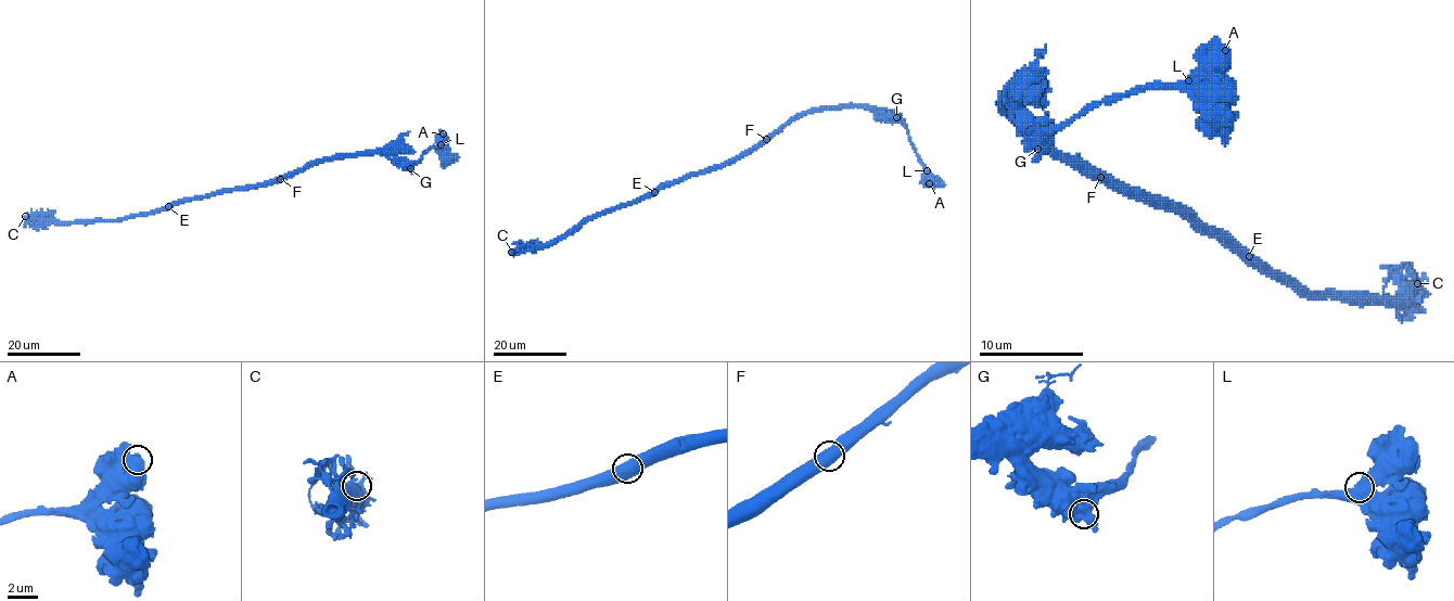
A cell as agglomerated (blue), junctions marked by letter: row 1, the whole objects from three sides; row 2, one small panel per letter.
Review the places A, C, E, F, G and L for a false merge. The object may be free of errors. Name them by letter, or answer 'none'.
none

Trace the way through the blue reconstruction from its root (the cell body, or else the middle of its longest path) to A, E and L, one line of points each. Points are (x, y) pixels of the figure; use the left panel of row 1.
A: (393, 149), (399, 157), (416, 162), (430, 148), (437, 145), (443, 133)
E: (393, 149), (320, 158), (265, 182), (176, 201), (168, 206)
L: (393, 149), (399, 157), (416, 162), (430, 148), (441, 144)

